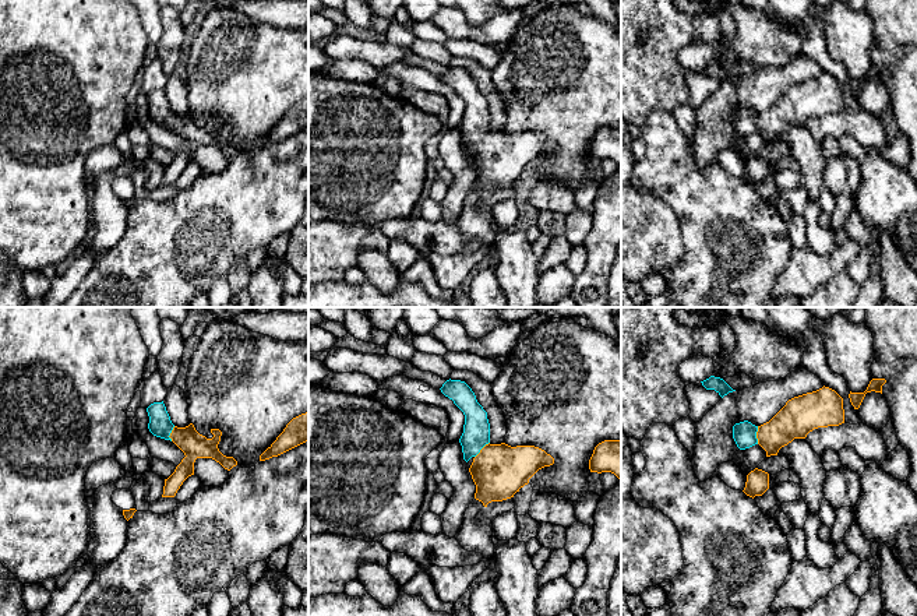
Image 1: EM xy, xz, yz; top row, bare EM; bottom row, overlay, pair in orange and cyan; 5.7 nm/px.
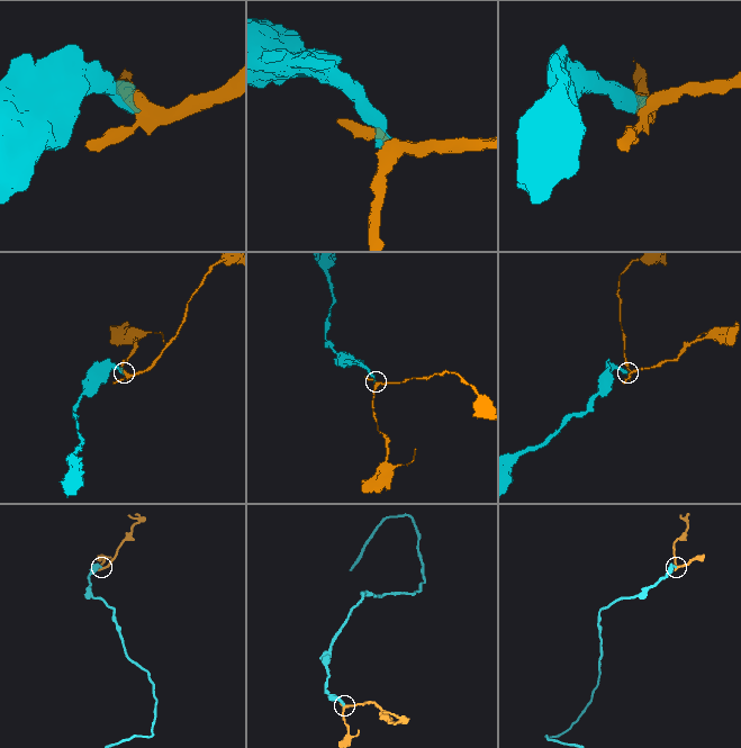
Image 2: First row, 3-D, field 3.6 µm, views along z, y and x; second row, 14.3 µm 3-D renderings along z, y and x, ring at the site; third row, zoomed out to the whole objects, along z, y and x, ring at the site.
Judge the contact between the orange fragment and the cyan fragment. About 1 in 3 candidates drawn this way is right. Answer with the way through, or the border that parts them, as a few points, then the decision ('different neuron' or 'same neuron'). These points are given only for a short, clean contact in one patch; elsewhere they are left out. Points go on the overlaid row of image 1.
across yz (796, 419), (773, 435), (757, 435), (744, 433) | same neuron

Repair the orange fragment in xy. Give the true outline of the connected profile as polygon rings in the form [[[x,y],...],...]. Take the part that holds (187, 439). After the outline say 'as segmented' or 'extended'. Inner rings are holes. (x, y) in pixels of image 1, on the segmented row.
[[[163,401],[151,404],[147,412],[149,416],[149,432],[156,437],[173,441],[186,455],[174,472],[165,479],[162,497],[176,496],[183,482],[194,475],[197,458],[212,458],[228,471],[237,465],[233,457],[226,457],[219,451],[218,444],[222,436],[219,429],[211,429],[214,437],[207,439],[195,430],[193,423],[186,427],[177,427],[172,423]]]; extended

